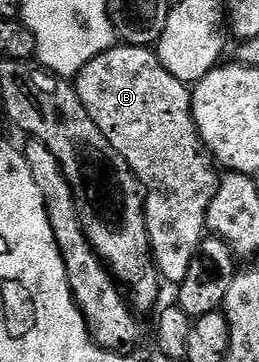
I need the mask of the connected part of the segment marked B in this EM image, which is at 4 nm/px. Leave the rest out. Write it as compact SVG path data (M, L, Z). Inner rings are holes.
M116 45L110 47L105 53L93 57L82 69L73 77L73 86L77 97L81 97L81 105L93 117L93 125L101 129L105 141L113 145L113 149L127 162L127 168L133 172L135 179L139 182L143 192L143 212L147 218L147 232L151 242L151 254L155 257L155 267L159 270L160 276L167 279L172 285L178 285L185 281L185 273L189 273L189 261L193 261L193 253L197 253L197 245L205 238L205 228L207 225L207 209L215 195L215 189L219 184L220 172L217 164L211 158L211 153L203 140L199 138L199 130L195 128L195 118L191 116L191 91L188 84L181 82L177 77L167 72L159 61L159 56L151 47L129 47L126 45Z

